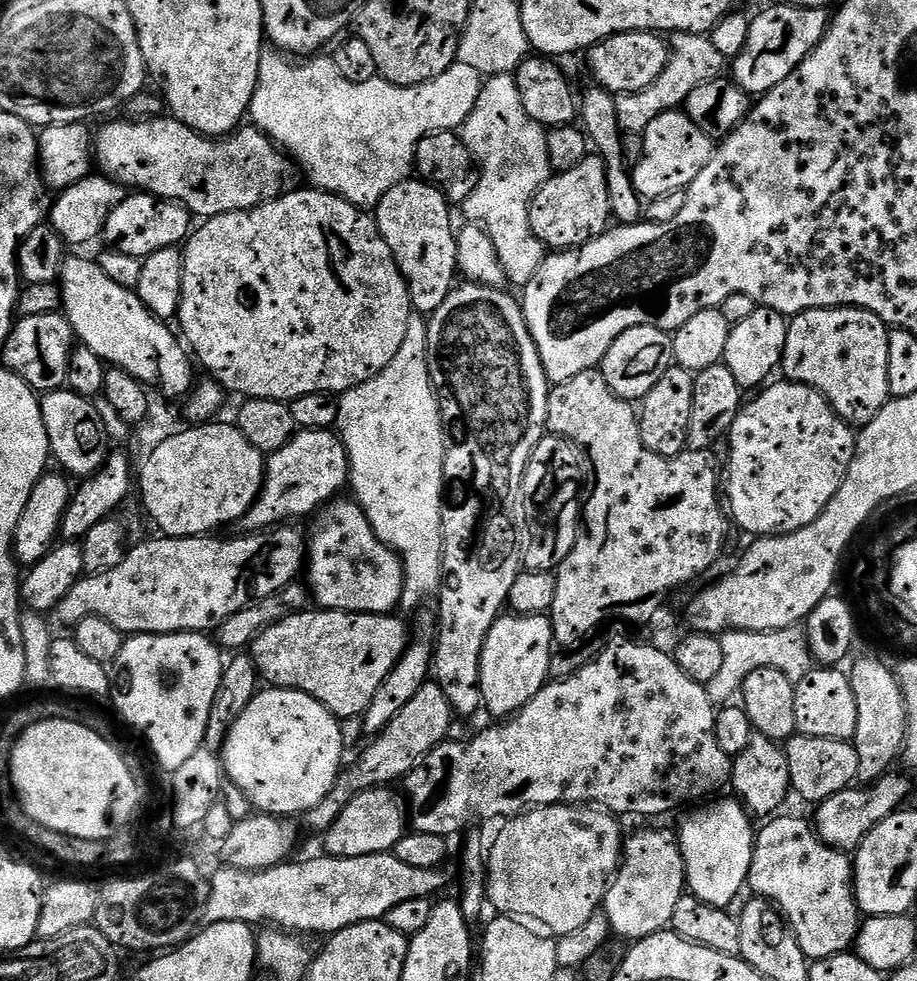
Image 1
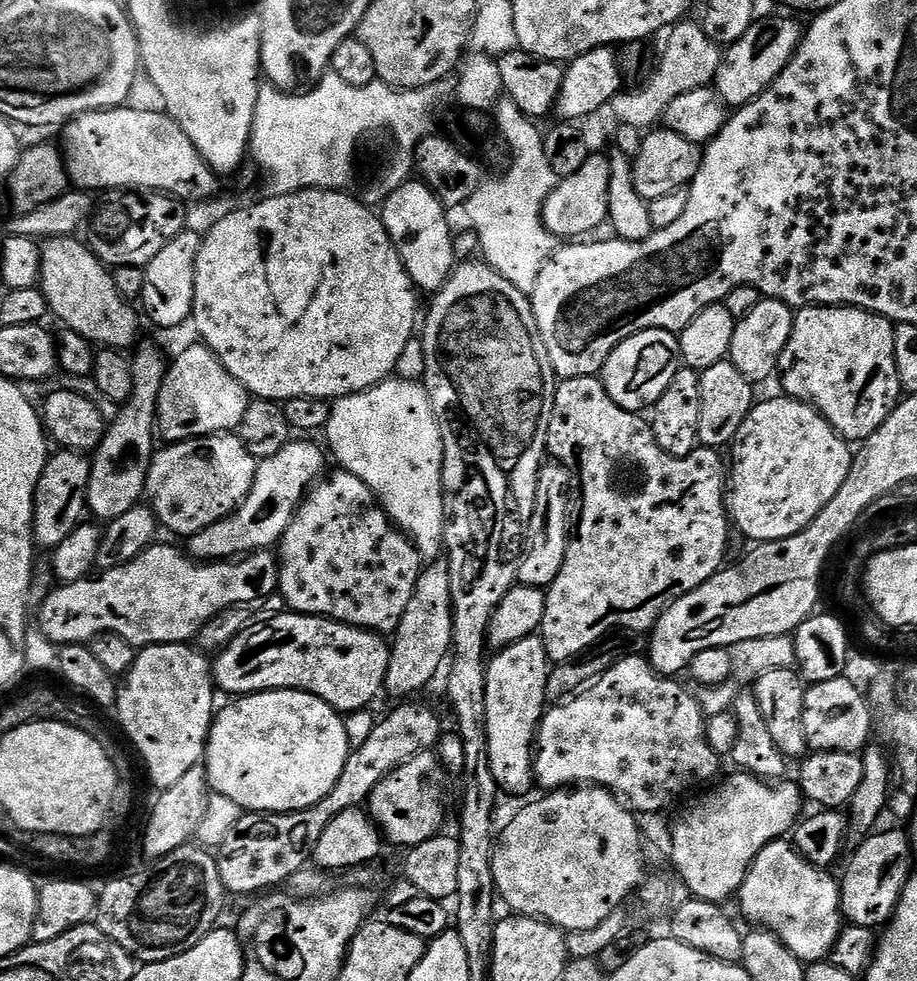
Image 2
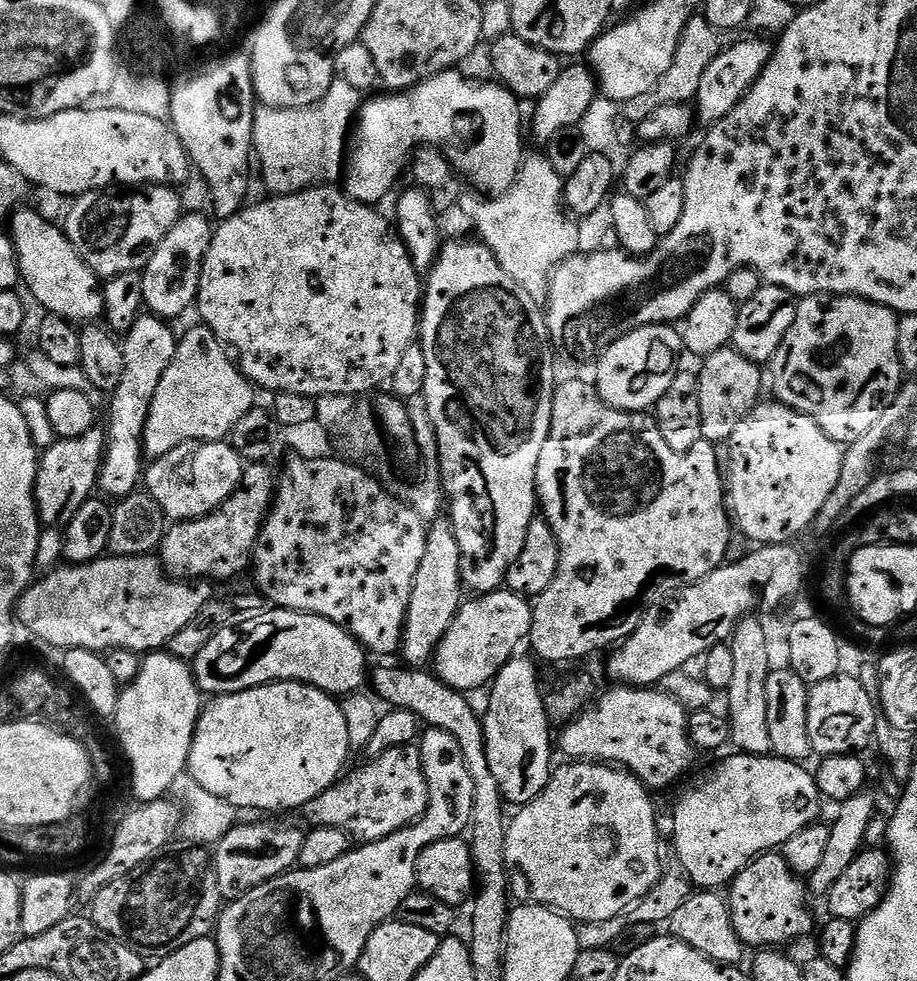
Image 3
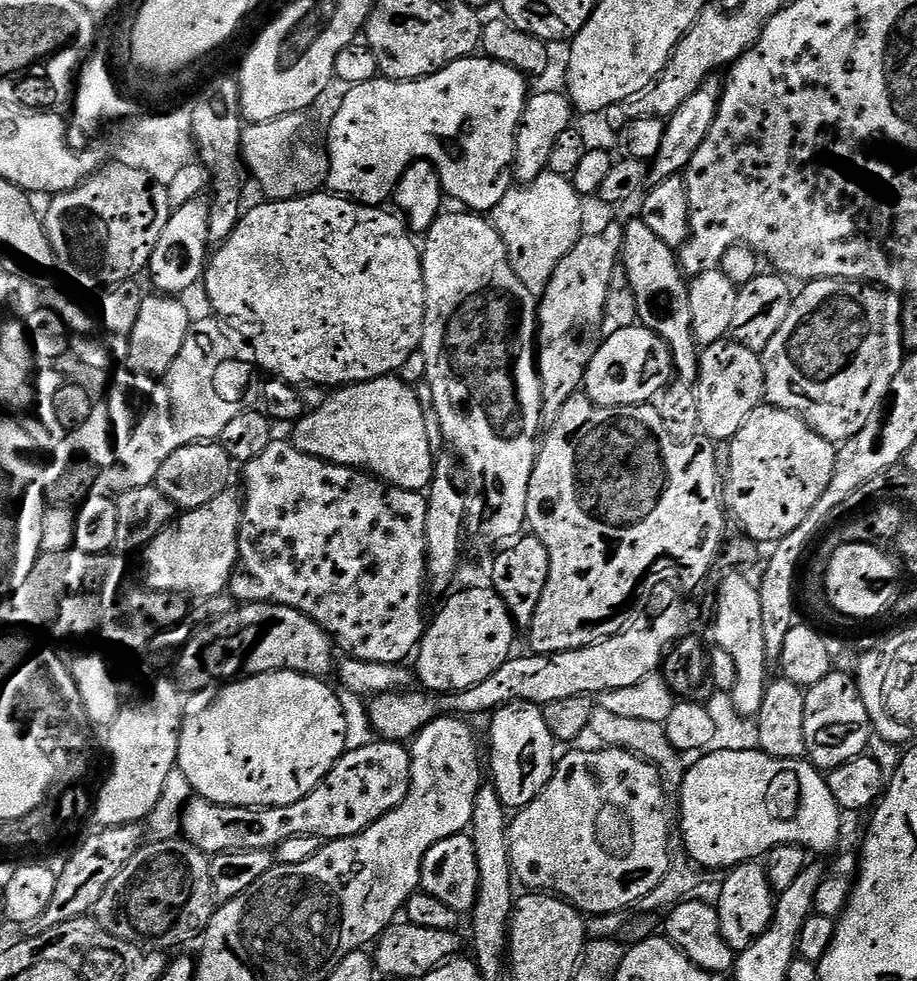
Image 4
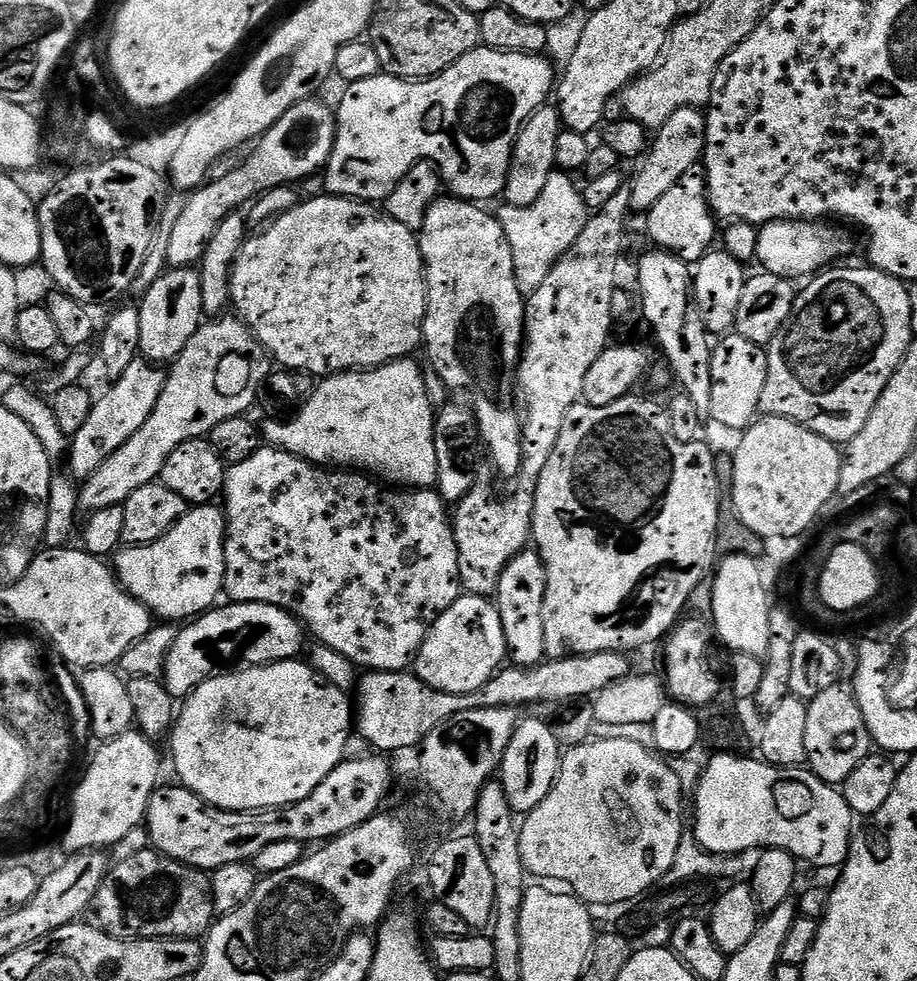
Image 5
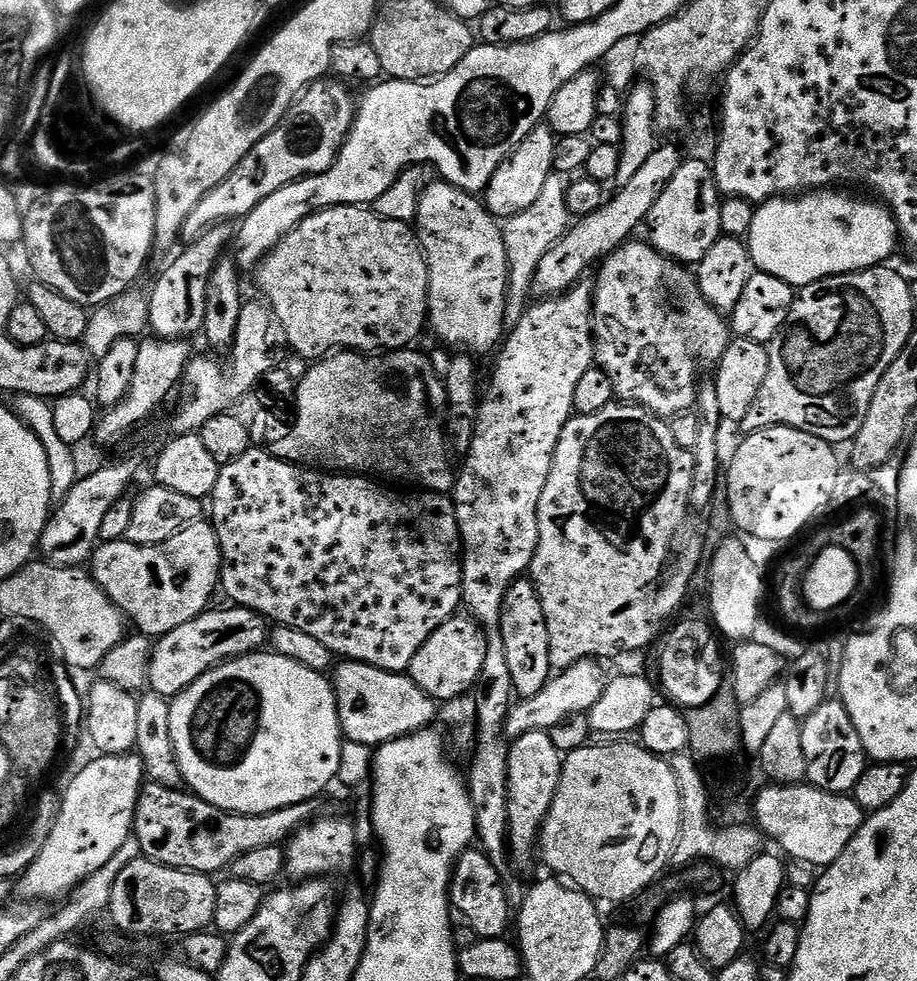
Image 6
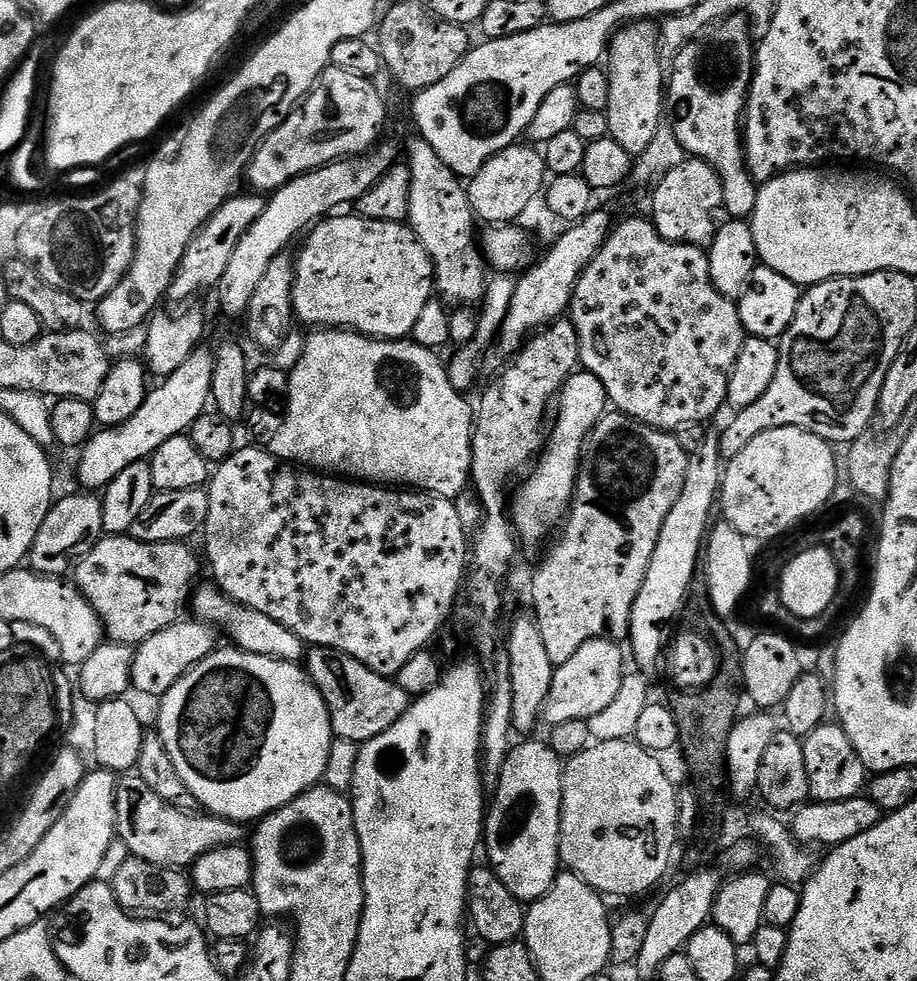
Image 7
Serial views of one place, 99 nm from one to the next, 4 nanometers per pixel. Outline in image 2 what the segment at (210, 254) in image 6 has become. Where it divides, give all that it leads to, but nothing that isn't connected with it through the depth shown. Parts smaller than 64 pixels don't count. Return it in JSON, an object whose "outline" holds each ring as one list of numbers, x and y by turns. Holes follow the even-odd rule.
{"outline":[[142,344,135,349,135,352,137,351,136,356,133,355,131,357,132,374,134,376,132,396,127,402,120,405,118,418,114,418,105,427,102,442,94,449,90,456,92,469,90,470,88,489,86,490,84,499,86,501,87,511,89,513,93,512,97,516,95,519,97,521,101,520,100,522,107,522,120,517,122,514,126,514,126,510,137,507,146,496,148,471,150,470,150,462,154,455,152,436,154,440,154,433,157,431,156,407,158,406,158,394,162,390,162,382,168,372,169,361,167,359,164,360,163,354,154,345]]}

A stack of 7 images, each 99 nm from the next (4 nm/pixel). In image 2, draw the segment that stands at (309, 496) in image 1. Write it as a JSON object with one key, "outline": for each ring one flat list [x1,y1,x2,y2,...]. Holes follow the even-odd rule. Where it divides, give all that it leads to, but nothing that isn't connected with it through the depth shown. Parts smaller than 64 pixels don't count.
{"outline":[[296,439,282,446,278,454,257,463,256,477,254,484,250,486,250,494,246,494,244,501,229,516,214,522,214,526,206,526,204,530,191,536,187,541,189,548,187,551,195,559,201,562,230,560,250,552,268,550,279,545,298,506,307,496,309,488,325,471,325,449,321,445,320,449,318,445,311,444,308,441,311,439]]}

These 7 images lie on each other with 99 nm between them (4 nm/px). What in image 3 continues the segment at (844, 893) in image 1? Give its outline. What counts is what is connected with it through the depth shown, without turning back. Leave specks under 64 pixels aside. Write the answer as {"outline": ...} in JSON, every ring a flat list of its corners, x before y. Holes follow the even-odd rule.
{"outline":[[779,851,766,852,751,860,732,881,730,891,732,893,727,893,726,899,734,930,738,930,738,938,742,938,742,942,749,949,764,950,769,946,784,946,780,944,788,944,795,936,804,936,812,928,812,912,808,909,810,893,796,873,790,870]]}

